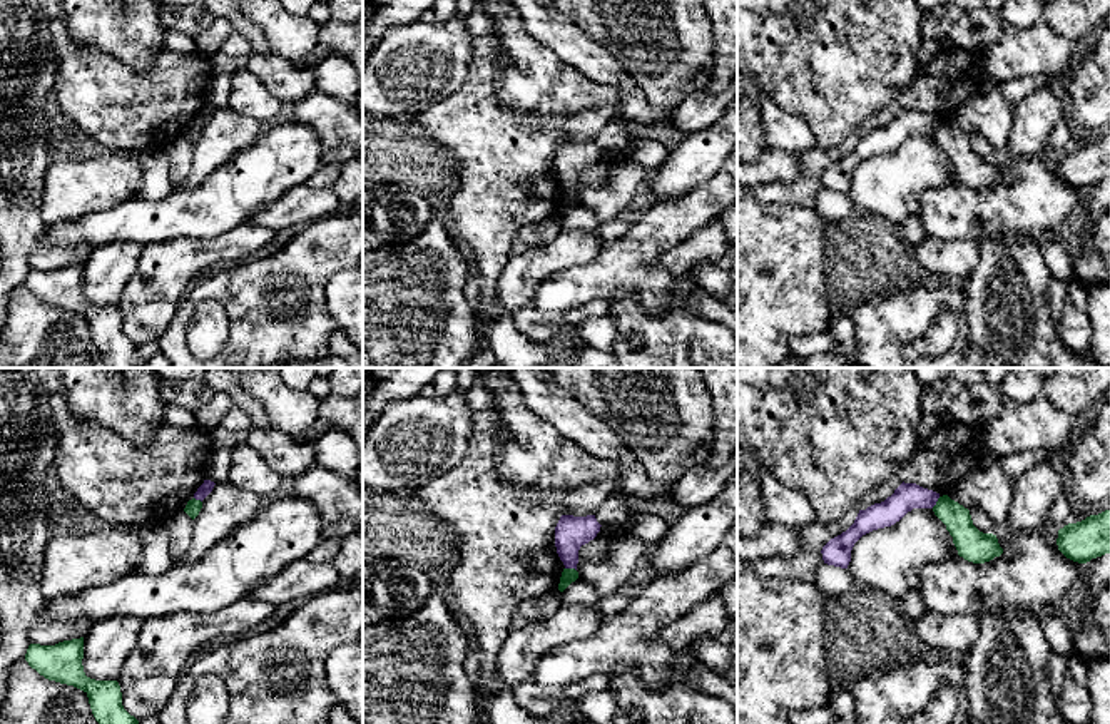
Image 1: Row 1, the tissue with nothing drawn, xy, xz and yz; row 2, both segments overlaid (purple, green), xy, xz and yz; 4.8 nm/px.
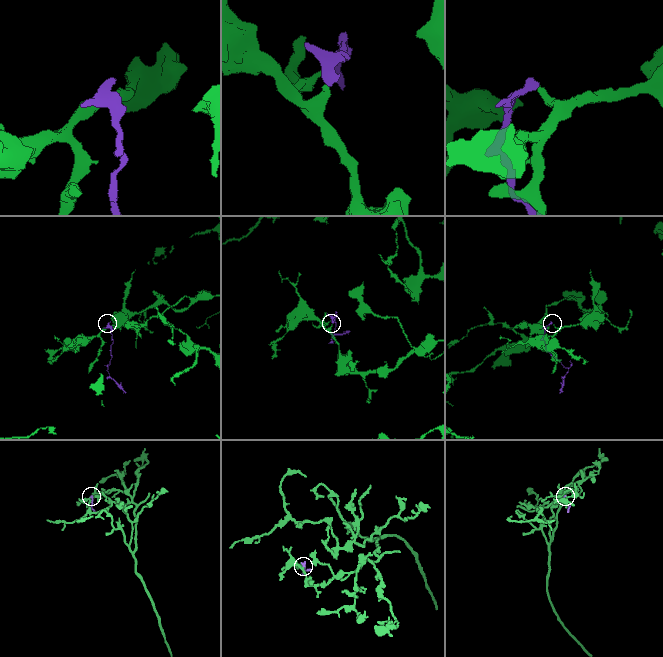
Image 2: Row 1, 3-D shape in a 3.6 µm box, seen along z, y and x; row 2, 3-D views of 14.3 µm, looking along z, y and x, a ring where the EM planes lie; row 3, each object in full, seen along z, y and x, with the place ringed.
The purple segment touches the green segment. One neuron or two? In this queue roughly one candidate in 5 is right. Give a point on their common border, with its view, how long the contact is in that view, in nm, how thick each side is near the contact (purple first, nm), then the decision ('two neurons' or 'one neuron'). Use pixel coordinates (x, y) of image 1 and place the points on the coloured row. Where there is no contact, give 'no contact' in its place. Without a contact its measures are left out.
xz (570, 567) | 60 nm | 160/70 nm | two neurons

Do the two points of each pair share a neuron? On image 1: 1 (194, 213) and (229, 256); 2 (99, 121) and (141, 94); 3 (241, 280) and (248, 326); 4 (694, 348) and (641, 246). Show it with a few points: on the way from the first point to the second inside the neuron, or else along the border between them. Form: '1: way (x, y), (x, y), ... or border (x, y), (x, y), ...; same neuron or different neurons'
1: border (248, 221), (216, 236), (174, 239); different neurons
2: way (109, 111), (124, 109), (131, 102); same neuron
3: way (248, 291), (248, 315); same neuron
4: border (674, 278), (666, 311), (647, 311), (632, 296); different neurons

